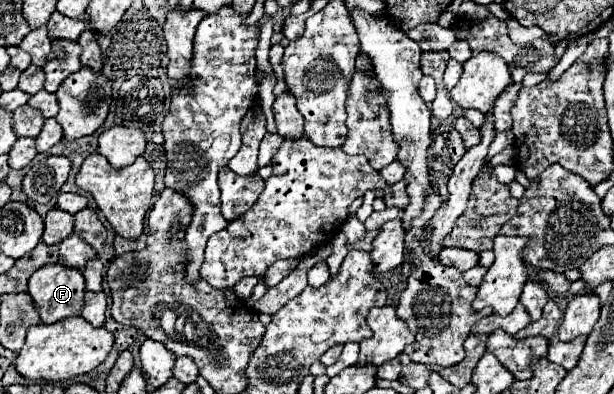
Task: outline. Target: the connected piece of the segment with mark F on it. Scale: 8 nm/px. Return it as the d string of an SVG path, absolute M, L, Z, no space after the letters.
M59 263L41 267L29 277L27 293L33 297L41 321L57 323L81 313L85 293L83 273Z

